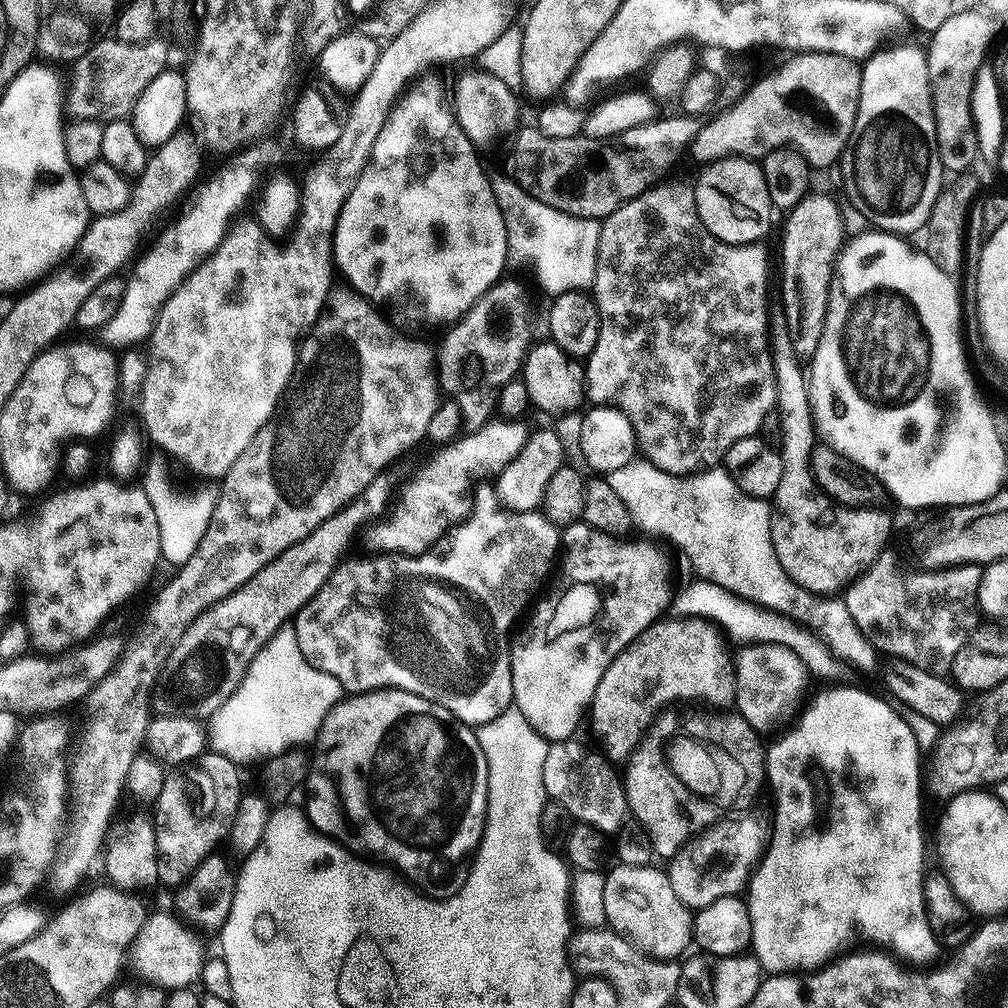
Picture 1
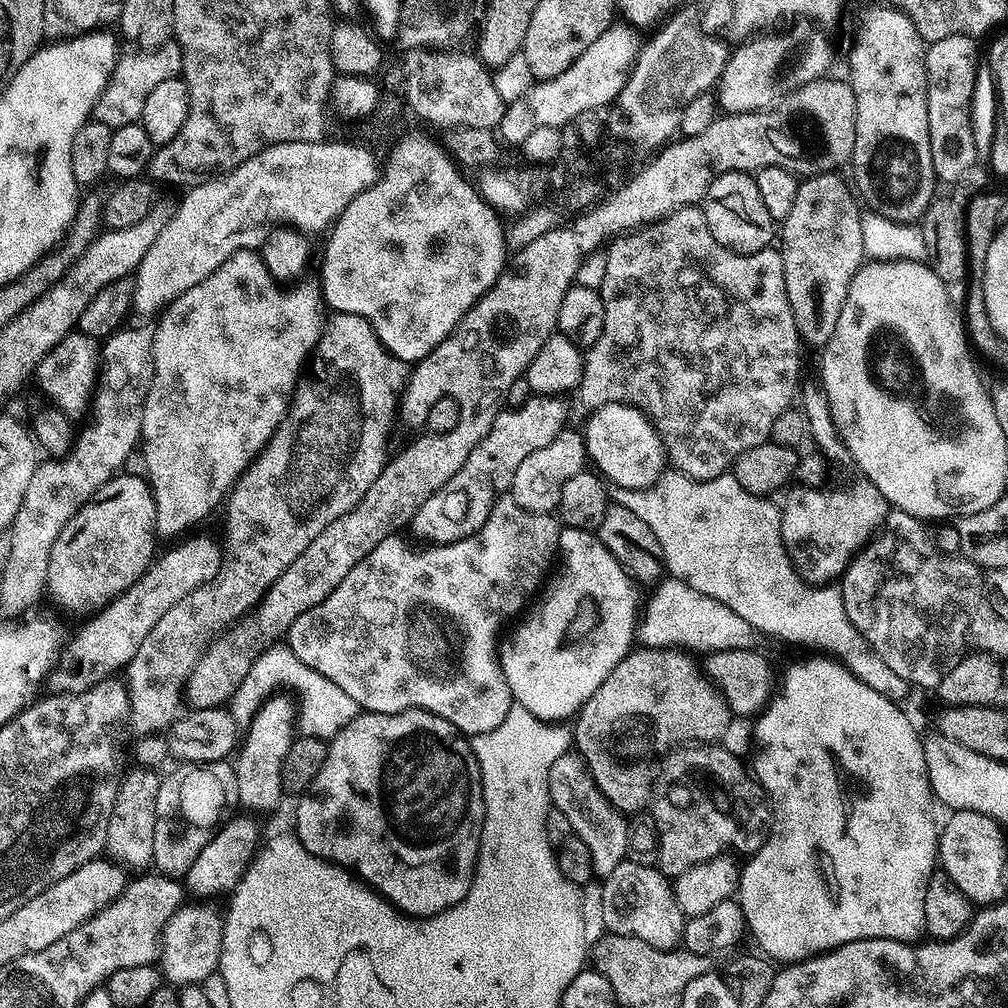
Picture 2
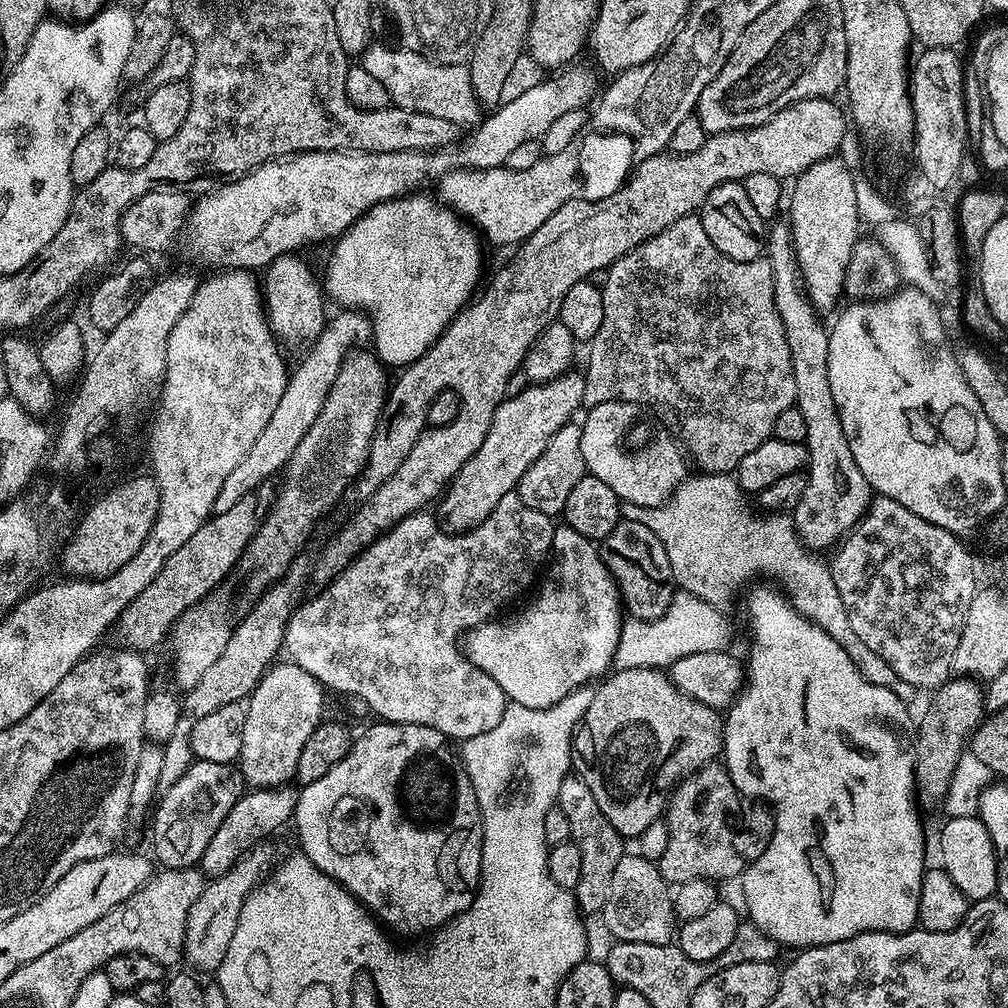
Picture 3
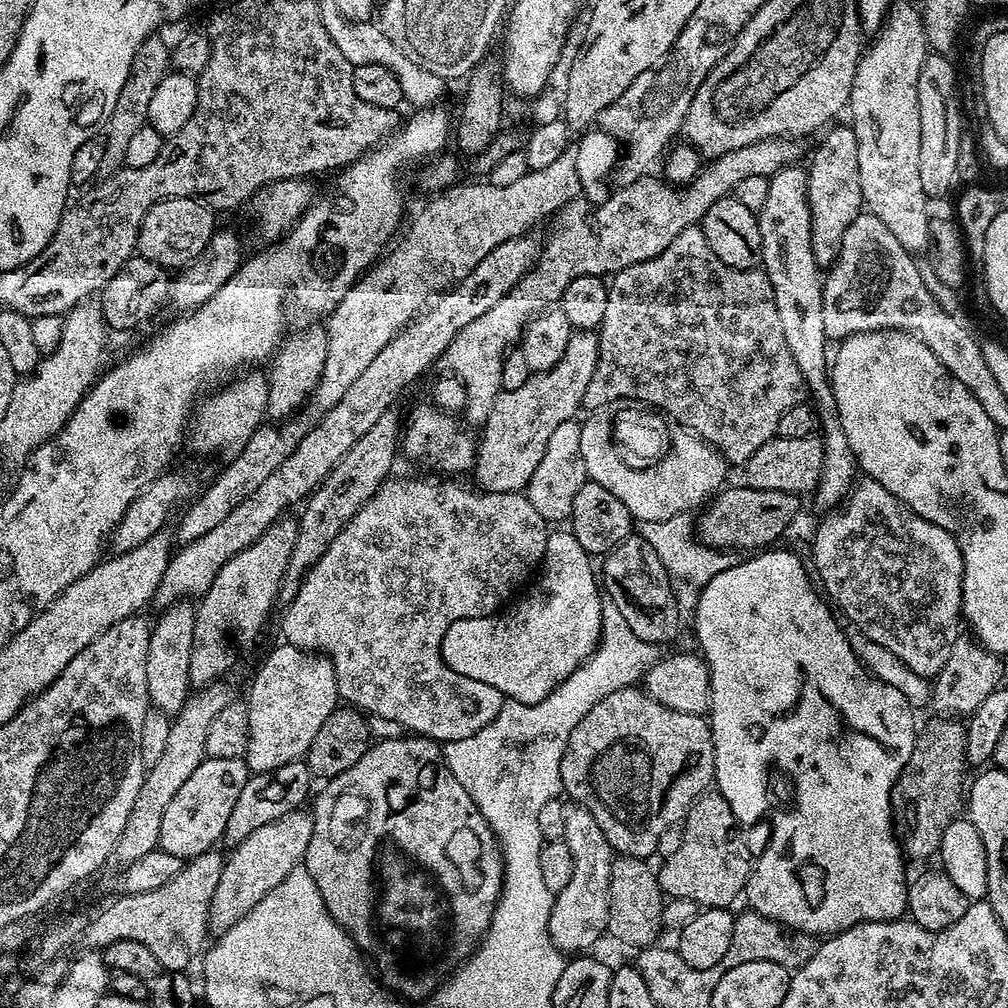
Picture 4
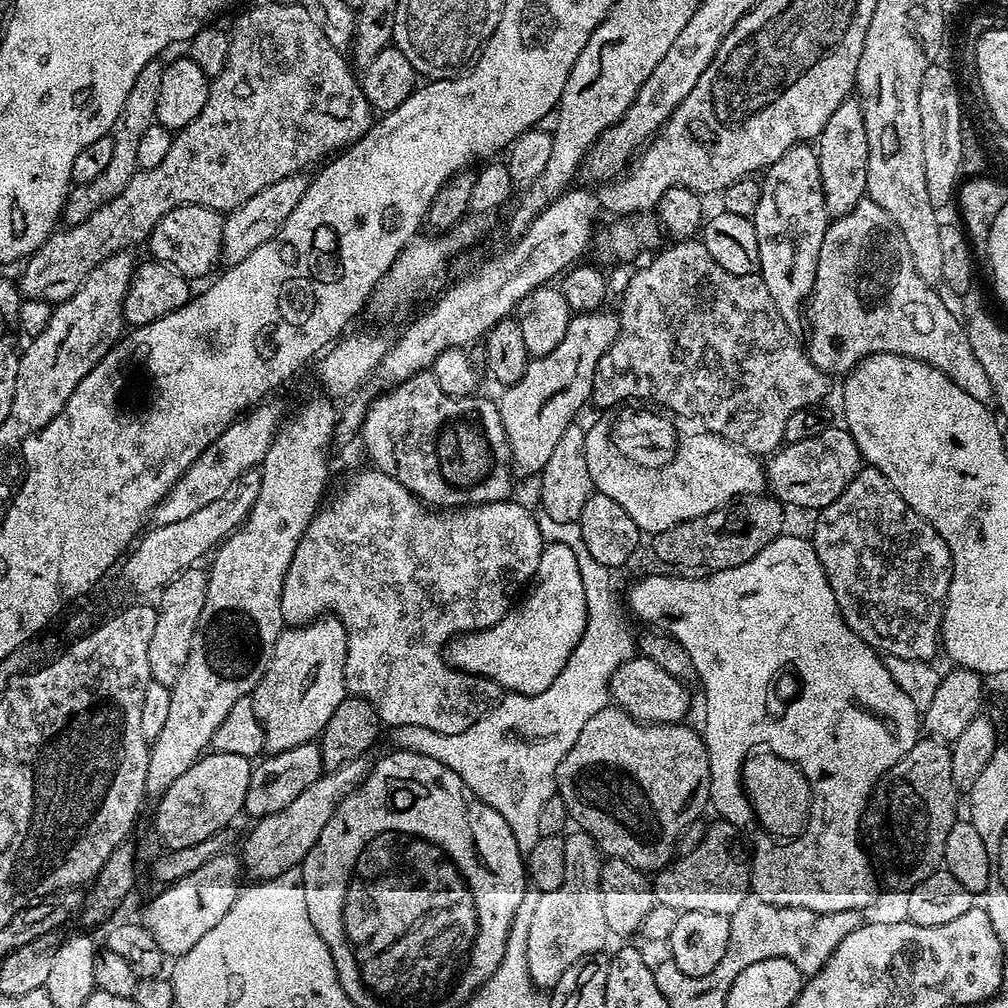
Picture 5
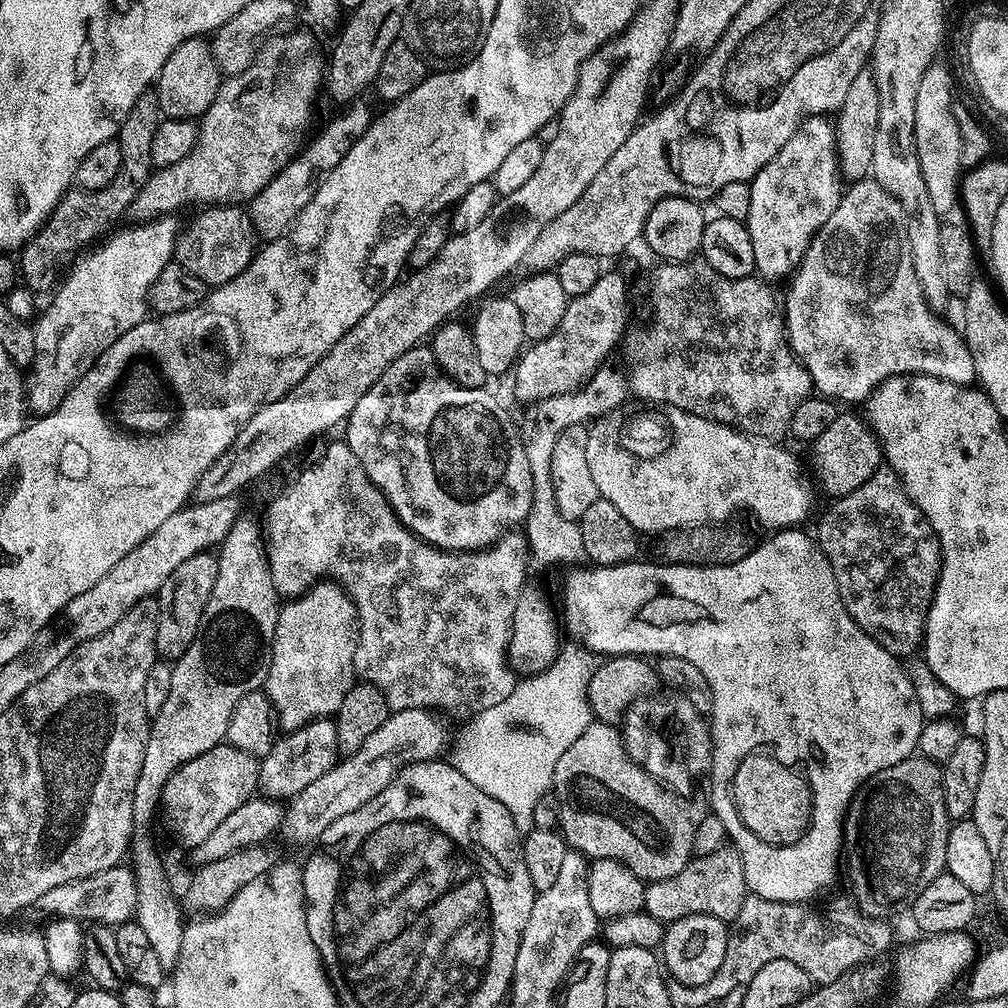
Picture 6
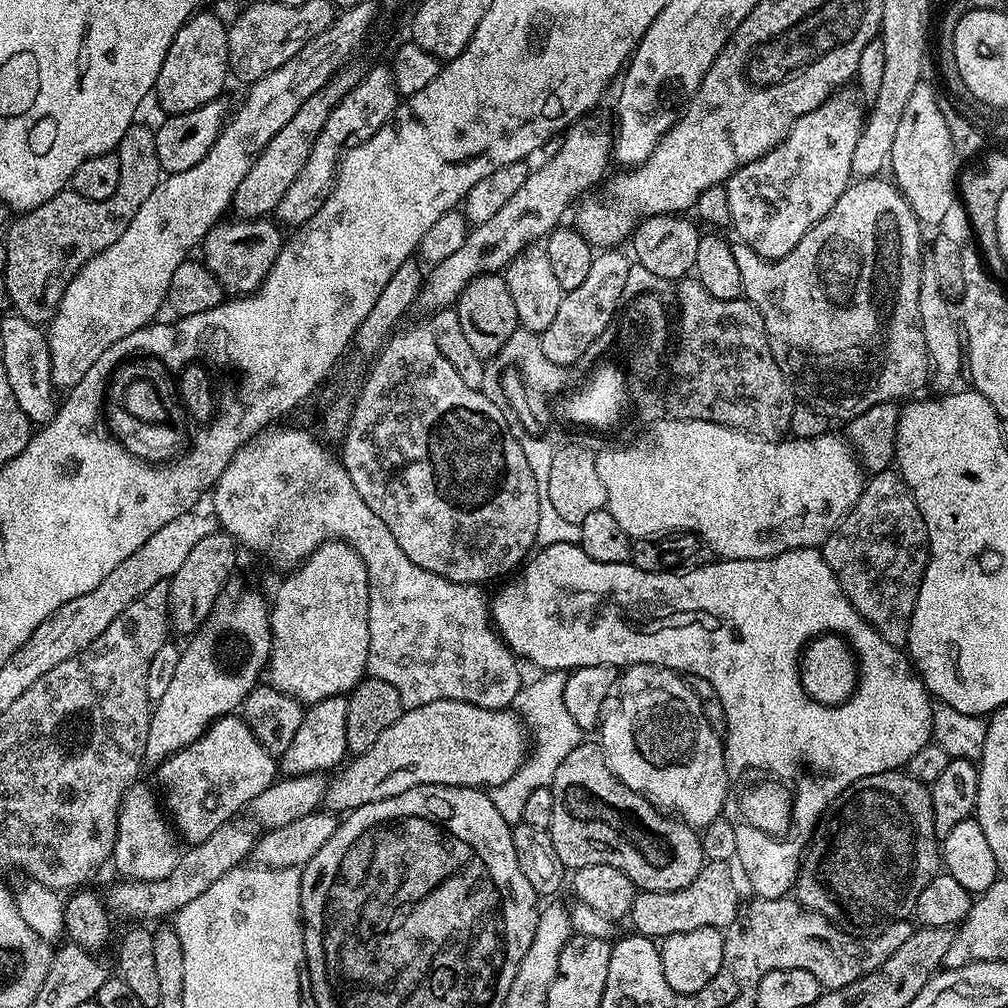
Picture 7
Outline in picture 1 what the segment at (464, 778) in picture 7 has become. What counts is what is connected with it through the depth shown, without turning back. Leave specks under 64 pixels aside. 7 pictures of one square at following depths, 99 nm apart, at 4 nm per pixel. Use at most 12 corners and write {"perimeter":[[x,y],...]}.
{"perimeter":[[171,911],[132,939],[132,968],[165,990],[199,981],[206,952]]}

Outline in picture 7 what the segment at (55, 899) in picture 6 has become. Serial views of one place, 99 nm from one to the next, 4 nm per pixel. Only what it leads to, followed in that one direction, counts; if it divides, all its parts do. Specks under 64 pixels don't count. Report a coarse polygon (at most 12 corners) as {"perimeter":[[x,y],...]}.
{"perimeter":[[229,822],[185,847],[161,880],[106,895],[128,922],[171,917],[251,857],[253,825]]}

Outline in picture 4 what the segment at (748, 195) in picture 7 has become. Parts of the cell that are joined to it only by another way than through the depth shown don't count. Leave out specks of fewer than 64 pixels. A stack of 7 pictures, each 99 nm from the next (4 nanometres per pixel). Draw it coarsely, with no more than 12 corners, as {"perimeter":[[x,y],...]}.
{"perimeter":[[808,173],[769,179],[758,213],[782,334],[820,417],[823,510],[847,501],[858,465],[830,383],[822,268]]}

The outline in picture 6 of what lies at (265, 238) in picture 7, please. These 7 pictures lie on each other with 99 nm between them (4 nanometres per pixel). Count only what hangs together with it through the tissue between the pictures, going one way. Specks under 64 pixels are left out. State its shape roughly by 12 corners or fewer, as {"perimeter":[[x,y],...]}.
{"perimeter":[[212,206],[183,229],[175,259],[213,281],[258,251],[252,221]]}

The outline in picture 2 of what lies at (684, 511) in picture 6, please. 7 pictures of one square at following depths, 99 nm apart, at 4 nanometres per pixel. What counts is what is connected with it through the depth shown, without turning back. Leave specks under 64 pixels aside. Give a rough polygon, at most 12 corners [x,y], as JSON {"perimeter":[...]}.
{"perimeter":[[629,404],[582,428],[588,460],[617,489],[647,488],[664,444]]}

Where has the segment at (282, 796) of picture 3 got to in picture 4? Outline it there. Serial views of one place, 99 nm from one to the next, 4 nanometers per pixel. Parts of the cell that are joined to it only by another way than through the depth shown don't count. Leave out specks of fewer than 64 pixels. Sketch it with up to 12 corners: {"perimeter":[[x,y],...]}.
{"perimeter":[[303,759],[249,775],[223,839],[297,811],[314,777]]}

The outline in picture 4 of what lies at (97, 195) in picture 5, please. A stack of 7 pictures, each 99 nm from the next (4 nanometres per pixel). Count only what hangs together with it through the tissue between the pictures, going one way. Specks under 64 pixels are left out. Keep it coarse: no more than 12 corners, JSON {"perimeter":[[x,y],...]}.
{"perimeter":[[147,36],[102,135],[100,176],[125,167],[126,146],[148,123],[170,44]]}

